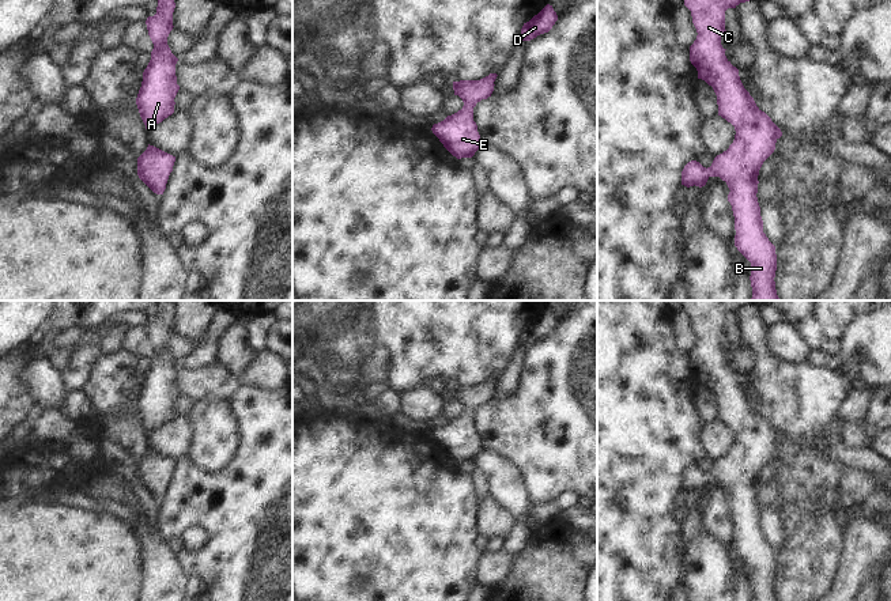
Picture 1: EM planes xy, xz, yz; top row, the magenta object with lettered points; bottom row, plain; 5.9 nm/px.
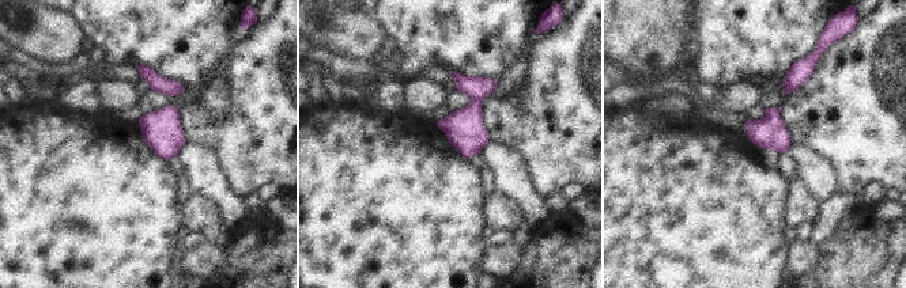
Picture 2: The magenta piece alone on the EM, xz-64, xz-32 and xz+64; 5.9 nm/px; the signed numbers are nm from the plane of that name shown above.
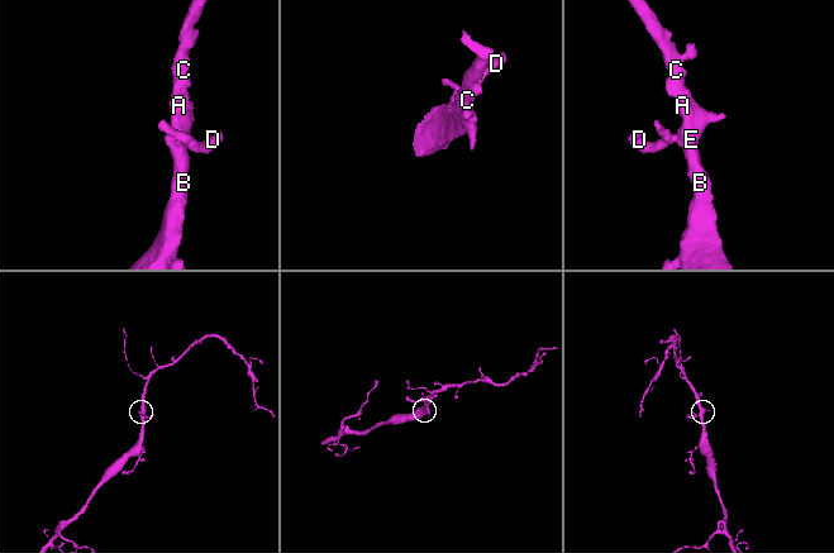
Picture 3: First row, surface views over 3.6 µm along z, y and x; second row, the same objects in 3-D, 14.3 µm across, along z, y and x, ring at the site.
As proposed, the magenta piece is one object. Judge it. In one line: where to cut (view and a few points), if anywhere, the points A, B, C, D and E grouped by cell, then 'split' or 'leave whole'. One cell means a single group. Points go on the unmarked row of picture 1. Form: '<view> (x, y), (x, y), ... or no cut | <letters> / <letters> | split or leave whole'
no cut | A B C D E | leave whole

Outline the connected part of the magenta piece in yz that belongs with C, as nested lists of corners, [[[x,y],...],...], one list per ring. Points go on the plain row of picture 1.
[[[684,300],[684,310],[691,315],[692,328],[696,333],[696,344],[690,351],[690,366],[698,375],[698,383],[705,385],[713,392],[717,400],[718,420],[725,423],[735,431],[736,439],[733,447],[726,456],[717,460],[710,472],[703,472],[699,466],[688,466],[682,476],[682,490],[705,491],[710,481],[720,481],[726,487],[729,492],[728,506],[732,510],[735,521],[735,551],[737,555],[751,567],[751,591],[752,601],[778,601],[775,594],[775,575],[777,575],[777,559],[775,551],[769,545],[763,537],[763,525],[760,521],[760,511],[758,507],[758,480],[763,466],[774,457],[777,445],[782,441],[781,434],[771,426],[771,423],[762,416],[750,397],[744,393],[739,374],[730,368],[725,360],[725,355],[721,349],[721,343],[726,340],[725,334],[725,315],[728,313],[736,313],[740,307],[745,307],[755,303],[755,300]]]

